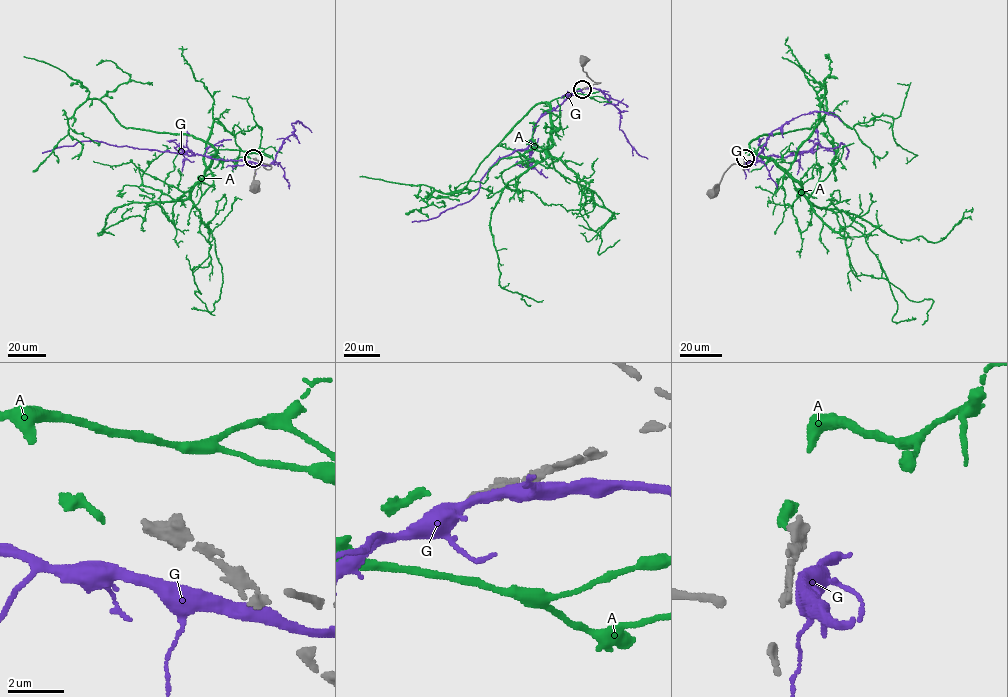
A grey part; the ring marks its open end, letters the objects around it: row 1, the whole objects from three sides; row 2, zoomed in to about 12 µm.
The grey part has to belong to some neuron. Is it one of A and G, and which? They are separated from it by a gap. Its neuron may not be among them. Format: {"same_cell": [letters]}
{"same_cell": []}

